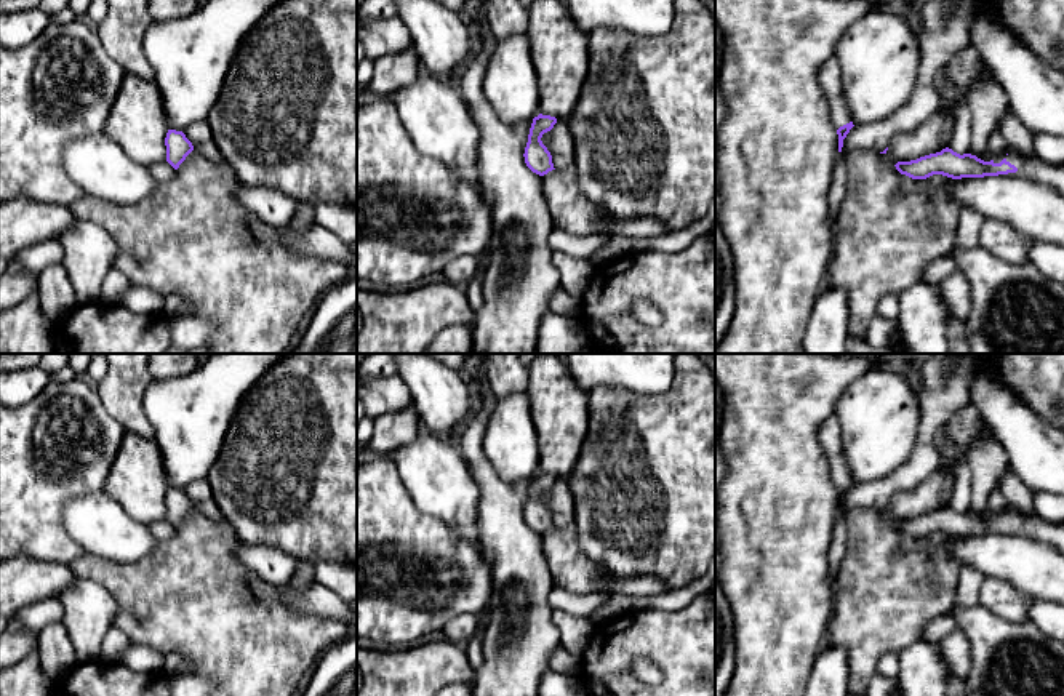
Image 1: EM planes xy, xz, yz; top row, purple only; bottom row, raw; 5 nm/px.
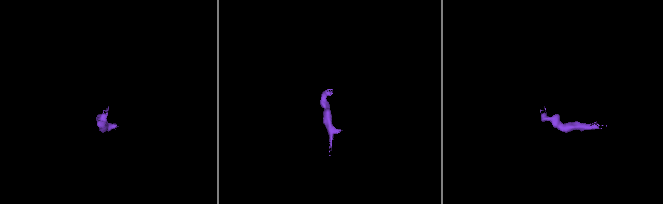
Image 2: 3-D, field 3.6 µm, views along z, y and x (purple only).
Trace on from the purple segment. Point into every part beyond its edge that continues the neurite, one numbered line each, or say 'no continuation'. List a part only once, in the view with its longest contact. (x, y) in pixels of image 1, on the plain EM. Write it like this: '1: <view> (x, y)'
1: yz (829, 436)
2: yz (1031, 527)

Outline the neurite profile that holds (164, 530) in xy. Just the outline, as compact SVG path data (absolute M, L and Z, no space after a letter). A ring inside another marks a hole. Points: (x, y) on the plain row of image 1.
M166 518L150 523L150 525L147 525L147 528L157 541L168 541L176 533L176 528Z

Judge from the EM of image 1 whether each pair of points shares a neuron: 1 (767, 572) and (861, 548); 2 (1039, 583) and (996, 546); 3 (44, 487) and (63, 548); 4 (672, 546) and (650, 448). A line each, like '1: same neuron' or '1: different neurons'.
1: different neurons
2: same neuron
3: same neuron
4: same neuron

